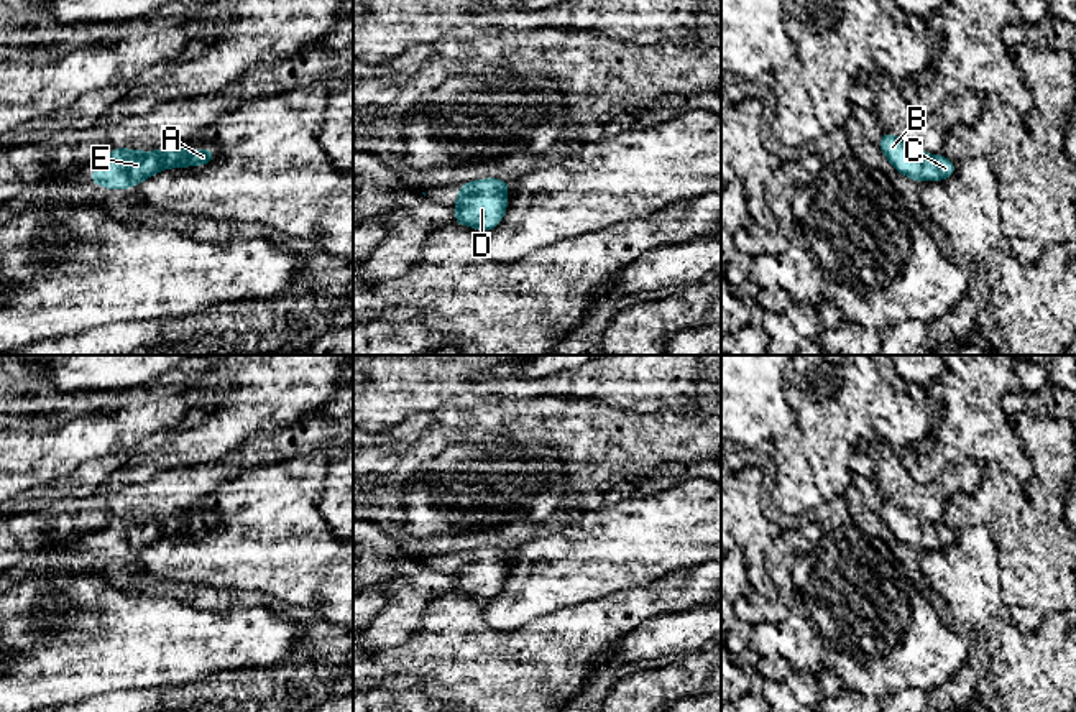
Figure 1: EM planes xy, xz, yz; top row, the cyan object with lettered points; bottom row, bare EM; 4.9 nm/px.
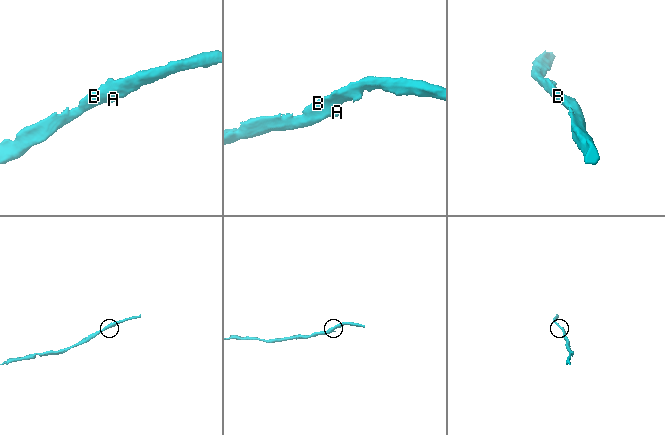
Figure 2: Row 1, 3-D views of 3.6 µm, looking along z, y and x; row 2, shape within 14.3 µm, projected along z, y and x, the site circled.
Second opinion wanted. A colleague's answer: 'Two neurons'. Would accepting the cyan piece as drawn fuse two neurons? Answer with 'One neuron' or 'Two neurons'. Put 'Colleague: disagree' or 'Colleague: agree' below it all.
One neuron
Colleague: disagree

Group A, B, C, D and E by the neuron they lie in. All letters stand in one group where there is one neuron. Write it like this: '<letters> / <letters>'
A B C D E

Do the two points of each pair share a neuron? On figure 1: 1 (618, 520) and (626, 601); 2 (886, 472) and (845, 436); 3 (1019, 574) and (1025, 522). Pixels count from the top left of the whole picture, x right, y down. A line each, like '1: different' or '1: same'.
1: different
2: different
3: same

